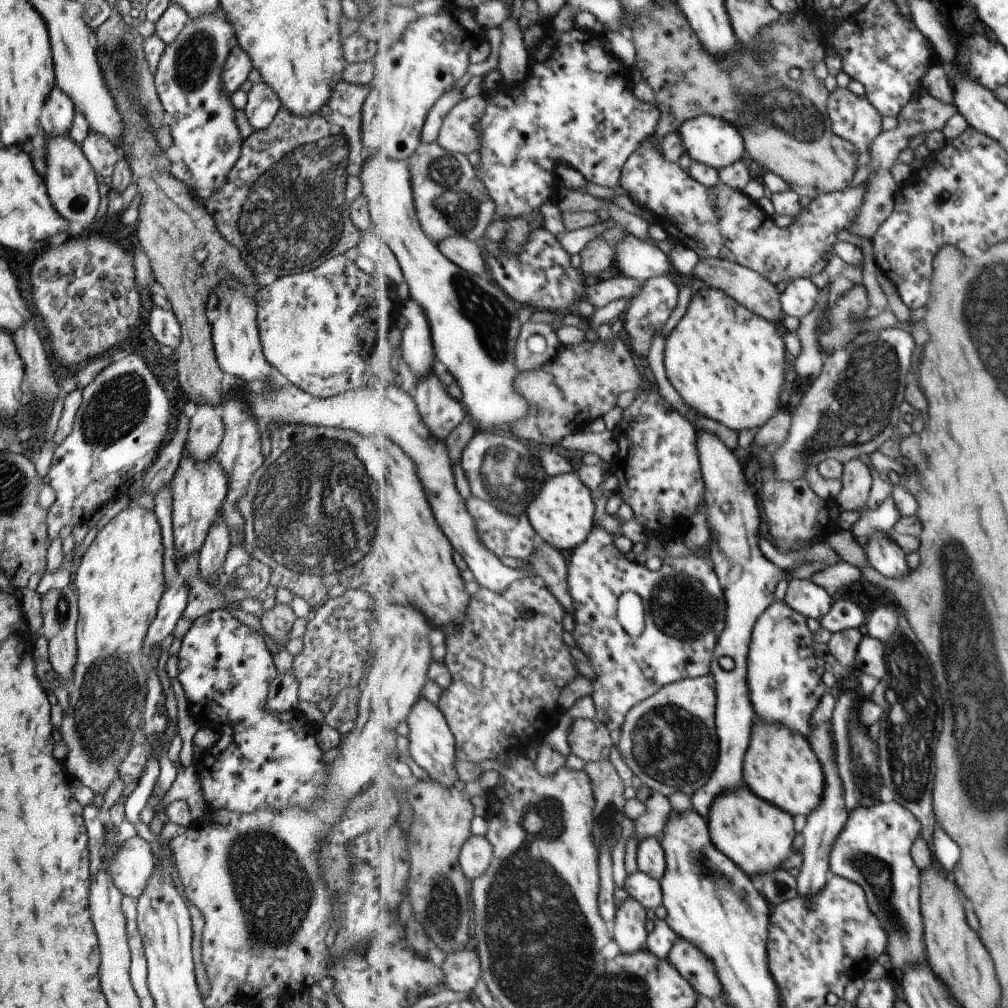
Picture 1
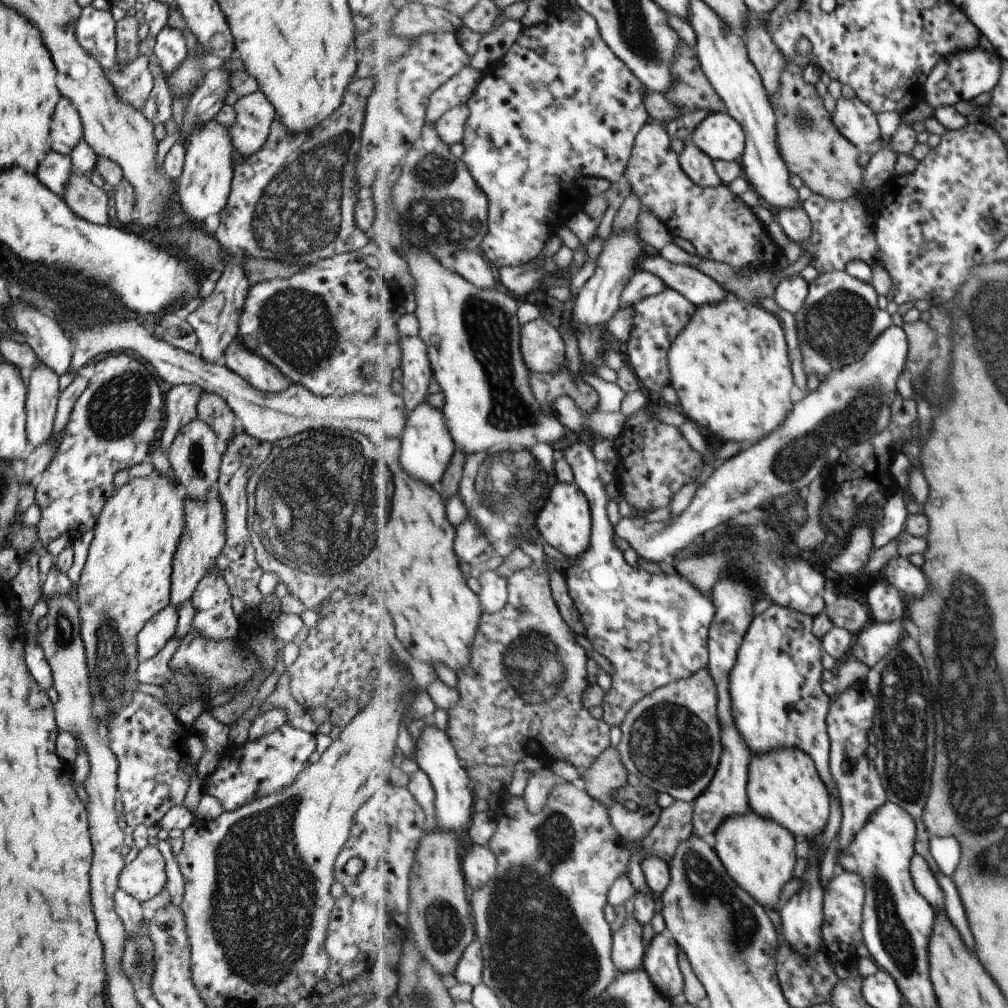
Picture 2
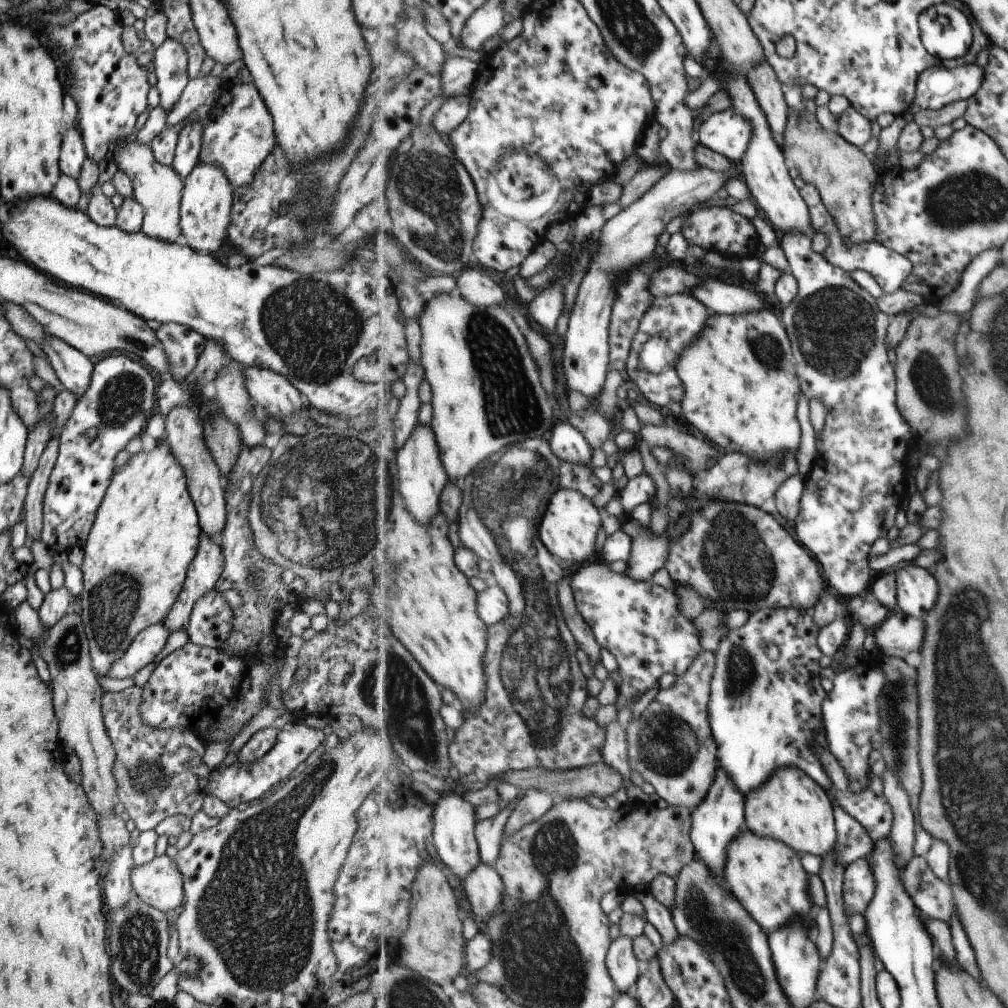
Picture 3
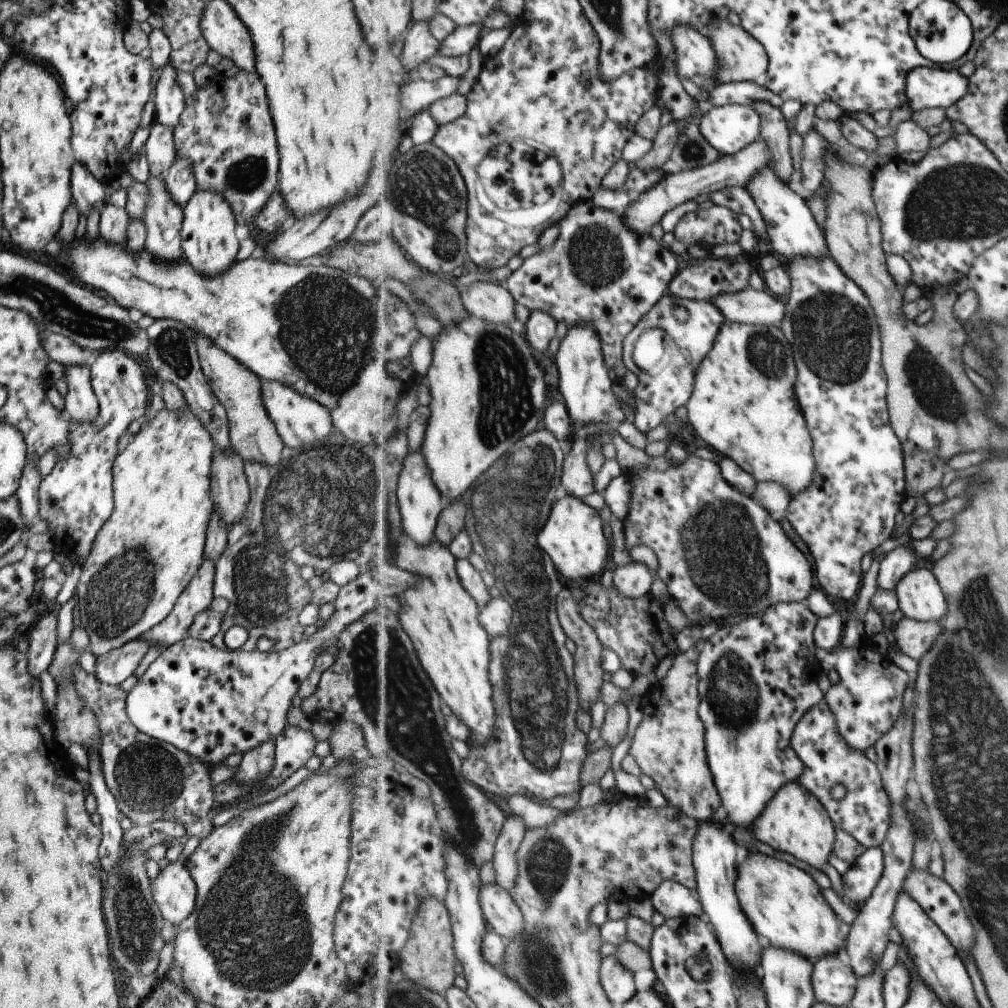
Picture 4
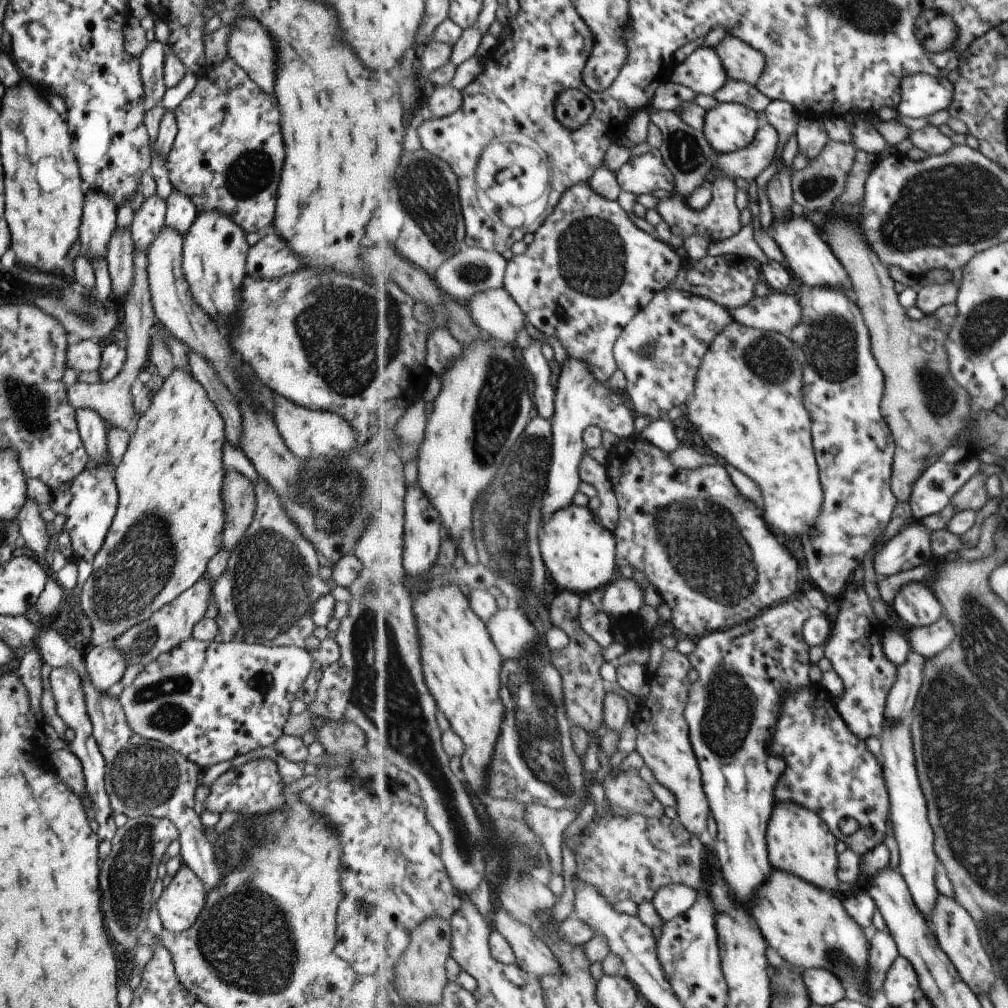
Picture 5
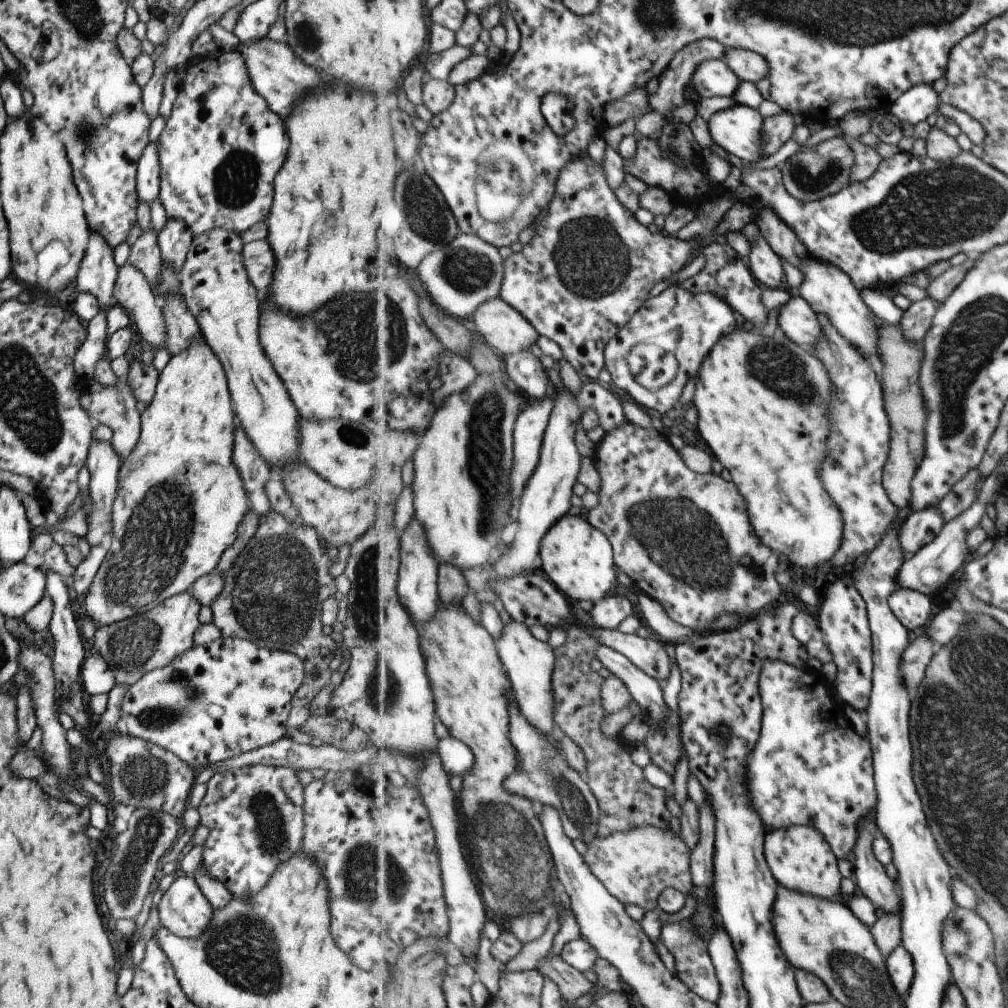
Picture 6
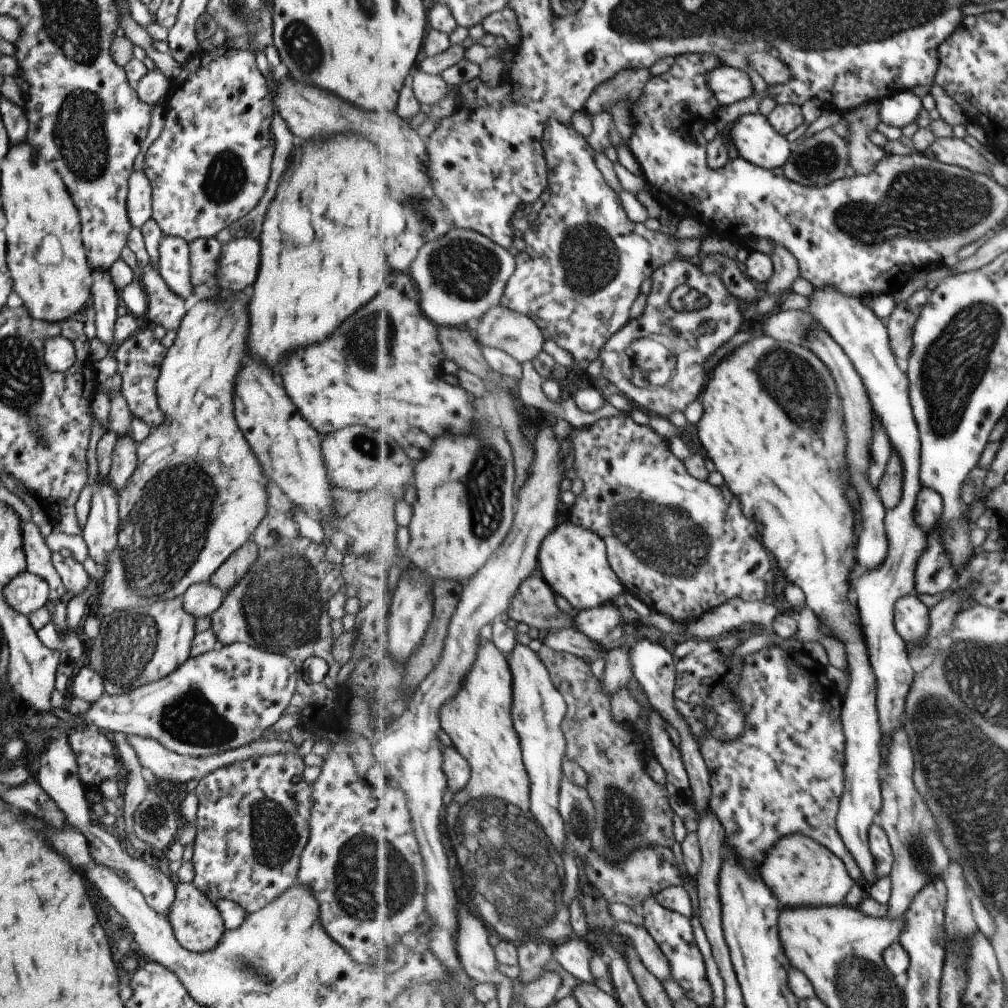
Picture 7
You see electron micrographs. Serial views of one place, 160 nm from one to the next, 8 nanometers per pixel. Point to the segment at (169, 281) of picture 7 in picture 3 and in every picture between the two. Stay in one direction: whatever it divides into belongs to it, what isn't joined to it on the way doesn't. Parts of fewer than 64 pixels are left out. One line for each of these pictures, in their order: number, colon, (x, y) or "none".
3: (187, 147)
4: (179, 182)
5: (179, 212)
6: (174, 238)

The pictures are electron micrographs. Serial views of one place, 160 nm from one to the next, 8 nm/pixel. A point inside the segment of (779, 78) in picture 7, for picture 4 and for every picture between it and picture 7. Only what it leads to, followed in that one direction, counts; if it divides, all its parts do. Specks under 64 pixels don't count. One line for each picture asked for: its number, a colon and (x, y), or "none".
4: (740, 56)
5: (744, 62)
6: (748, 65)

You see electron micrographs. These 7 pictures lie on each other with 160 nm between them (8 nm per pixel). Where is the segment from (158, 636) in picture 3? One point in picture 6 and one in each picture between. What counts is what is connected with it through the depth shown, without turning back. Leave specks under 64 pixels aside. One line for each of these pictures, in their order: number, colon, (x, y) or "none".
4: (115, 666)
5: (104, 665)
6: (96, 677)

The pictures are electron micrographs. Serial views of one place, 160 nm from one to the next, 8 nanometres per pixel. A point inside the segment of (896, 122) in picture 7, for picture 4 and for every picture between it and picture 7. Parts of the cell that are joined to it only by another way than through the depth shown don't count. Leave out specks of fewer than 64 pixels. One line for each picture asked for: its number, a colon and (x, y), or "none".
4: (927, 87)
5: (923, 94)
6: (917, 104)

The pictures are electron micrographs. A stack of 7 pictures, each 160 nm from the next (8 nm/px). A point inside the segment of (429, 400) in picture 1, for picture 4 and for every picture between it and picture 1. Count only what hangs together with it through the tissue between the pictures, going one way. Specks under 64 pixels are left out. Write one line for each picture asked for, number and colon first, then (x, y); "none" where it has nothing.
2: (427, 444)
3: (423, 476)
4: (421, 502)

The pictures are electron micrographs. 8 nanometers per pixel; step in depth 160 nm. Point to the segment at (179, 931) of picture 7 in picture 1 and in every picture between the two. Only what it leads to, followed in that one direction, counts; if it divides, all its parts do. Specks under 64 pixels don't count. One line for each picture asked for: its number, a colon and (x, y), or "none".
1: (132, 865)
2: (144, 877)
3: (158, 883)
4: (173, 891)
5: (179, 903)
6: (182, 909)

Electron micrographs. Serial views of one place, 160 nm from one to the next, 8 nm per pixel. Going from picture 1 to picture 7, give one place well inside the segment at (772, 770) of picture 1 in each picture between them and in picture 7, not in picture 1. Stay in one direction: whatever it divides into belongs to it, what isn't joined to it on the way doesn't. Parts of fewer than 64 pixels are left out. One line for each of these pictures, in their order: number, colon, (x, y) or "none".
2: (784, 785)
3: (792, 807)
4: (795, 821)
5: (800, 841)
6: (801, 857)
7: (802, 872)

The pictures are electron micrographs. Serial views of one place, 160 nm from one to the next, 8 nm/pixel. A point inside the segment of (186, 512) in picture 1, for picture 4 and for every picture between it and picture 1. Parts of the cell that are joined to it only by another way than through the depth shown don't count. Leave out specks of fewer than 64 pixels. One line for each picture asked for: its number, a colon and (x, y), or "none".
2: (203, 536)
3: (205, 567)
4: (196, 596)

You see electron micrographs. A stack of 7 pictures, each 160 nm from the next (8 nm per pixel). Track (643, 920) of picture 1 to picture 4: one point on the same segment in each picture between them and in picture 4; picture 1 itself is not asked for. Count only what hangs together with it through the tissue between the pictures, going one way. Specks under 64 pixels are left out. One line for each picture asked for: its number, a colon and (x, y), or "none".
2: (628, 952)
3: (625, 968)
4: (620, 983)

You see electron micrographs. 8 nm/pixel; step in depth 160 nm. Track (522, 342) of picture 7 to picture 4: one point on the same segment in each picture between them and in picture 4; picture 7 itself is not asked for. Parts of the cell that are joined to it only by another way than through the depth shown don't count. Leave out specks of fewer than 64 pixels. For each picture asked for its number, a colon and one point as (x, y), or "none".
4: (492, 302)
5: (497, 313)
6: (504, 327)

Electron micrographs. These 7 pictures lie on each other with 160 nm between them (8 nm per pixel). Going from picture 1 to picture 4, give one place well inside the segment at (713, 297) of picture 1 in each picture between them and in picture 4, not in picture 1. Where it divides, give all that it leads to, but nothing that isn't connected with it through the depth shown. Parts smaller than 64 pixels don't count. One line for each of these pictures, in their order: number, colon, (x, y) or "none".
2: (730, 367)
3: (742, 390)
4: (736, 407)

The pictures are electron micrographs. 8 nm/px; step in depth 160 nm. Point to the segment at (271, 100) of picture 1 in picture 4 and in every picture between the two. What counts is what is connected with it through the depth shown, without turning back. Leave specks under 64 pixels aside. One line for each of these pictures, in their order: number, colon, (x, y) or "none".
2: (253, 112)
3: (238, 138)
4: (224, 129)

